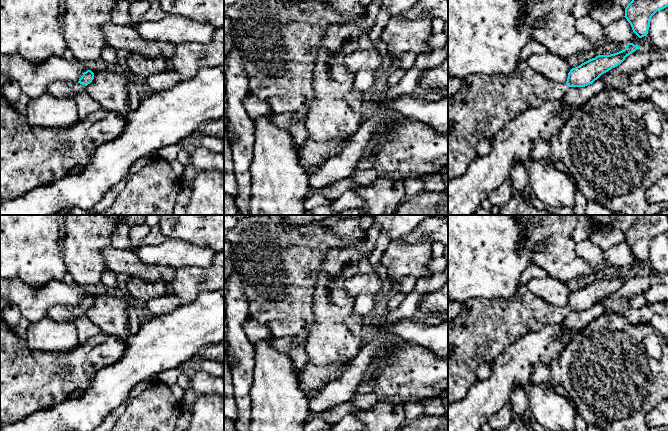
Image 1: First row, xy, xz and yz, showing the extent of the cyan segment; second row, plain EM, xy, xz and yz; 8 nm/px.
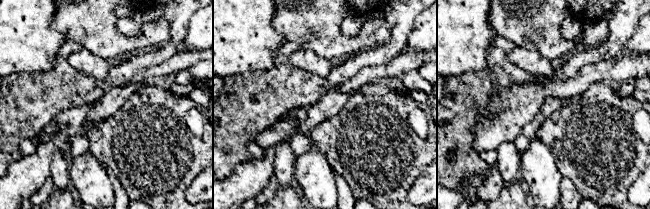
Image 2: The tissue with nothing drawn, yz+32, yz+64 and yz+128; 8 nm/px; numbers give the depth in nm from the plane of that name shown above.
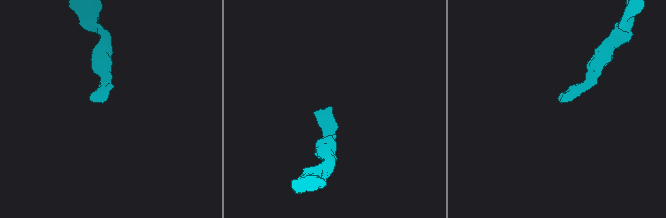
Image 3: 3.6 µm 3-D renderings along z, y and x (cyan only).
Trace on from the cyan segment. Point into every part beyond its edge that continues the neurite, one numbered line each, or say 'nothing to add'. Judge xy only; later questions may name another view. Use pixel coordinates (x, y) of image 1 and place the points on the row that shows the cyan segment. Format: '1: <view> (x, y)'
1: xy (75, 88)

